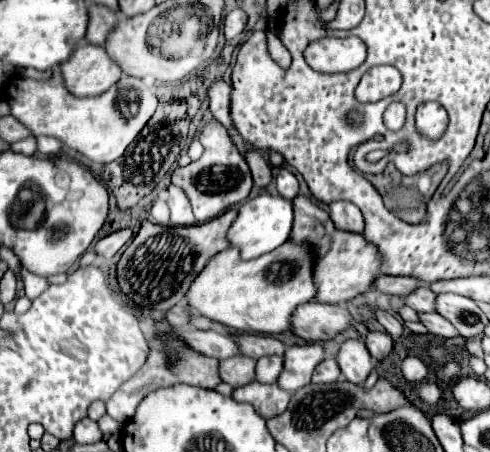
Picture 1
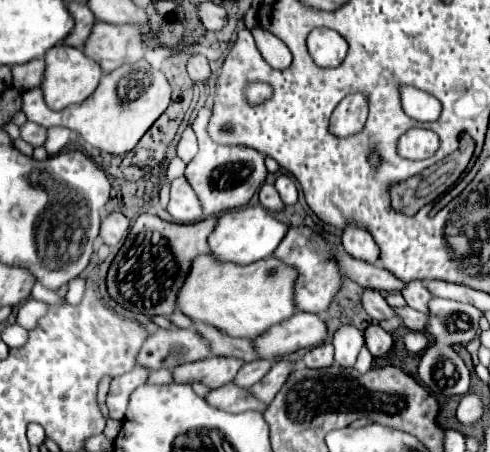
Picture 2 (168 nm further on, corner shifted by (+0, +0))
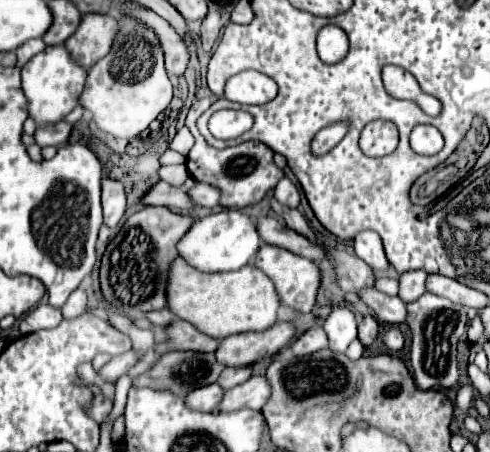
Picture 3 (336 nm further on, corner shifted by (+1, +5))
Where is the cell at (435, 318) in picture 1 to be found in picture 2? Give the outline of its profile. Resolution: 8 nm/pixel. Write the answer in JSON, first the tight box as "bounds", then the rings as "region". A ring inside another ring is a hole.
{"bounds":[395,306,429,332],"region":[[[405,306],[405,308],[397,308],[395,312],[397,312],[397,316],[403,318],[403,324],[405,324],[409,330],[417,330],[417,332],[425,332],[425,330],[427,330],[429,314],[417,312],[417,310],[409,308],[409,306]]]}

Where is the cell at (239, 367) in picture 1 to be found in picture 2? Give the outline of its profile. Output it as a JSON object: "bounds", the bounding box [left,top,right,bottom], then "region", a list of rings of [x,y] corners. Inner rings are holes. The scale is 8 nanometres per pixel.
{"bounds":[173,356,243,388],"region":[[[209,356],[199,362],[189,362],[183,366],[177,366],[173,370],[175,382],[191,382],[199,380],[207,384],[209,388],[219,388],[229,382],[233,382],[235,374],[243,366],[243,360],[239,358],[225,358],[225,356]]]}

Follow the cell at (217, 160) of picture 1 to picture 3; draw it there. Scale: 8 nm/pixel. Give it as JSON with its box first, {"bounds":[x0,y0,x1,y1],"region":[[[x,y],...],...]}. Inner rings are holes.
{"bounds":[186,95,284,209],"region":[[[210,95],[206,99],[194,101],[192,107],[190,107],[190,111],[188,111],[188,115],[186,115],[186,127],[192,131],[192,135],[196,139],[196,145],[192,147],[192,151],[190,151],[190,155],[186,159],[188,171],[190,171],[190,175],[196,181],[220,187],[220,191],[222,191],[220,205],[222,207],[242,209],[242,207],[256,205],[256,203],[260,203],[278,185],[278,179],[284,177],[284,171],[276,167],[276,163],[274,163],[274,151],[270,147],[266,147],[264,143],[260,143],[260,141],[244,141],[244,143],[240,143],[236,147],[220,151],[220,149],[210,147],[202,139],[202,135],[196,129],[196,119],[198,119],[198,115],[204,109],[208,109],[214,103],[214,99],[216,97]]]}

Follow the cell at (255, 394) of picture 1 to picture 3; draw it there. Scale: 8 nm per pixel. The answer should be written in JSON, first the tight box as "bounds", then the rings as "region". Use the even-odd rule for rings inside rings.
{"bounds":[186,383,224,411],"region":[[[216,383],[194,389],[186,395],[186,407],[194,407],[196,411],[216,411],[222,401],[222,393],[224,391]]]}

